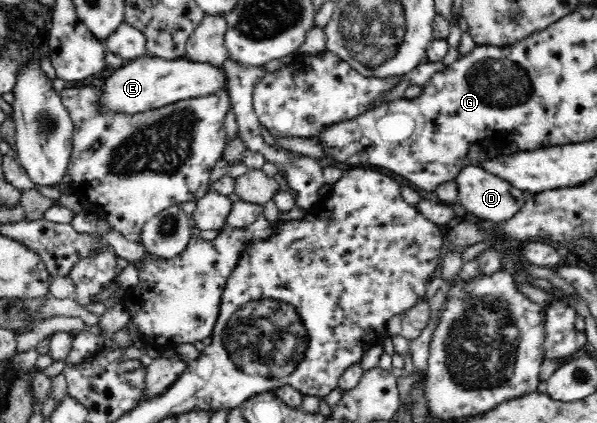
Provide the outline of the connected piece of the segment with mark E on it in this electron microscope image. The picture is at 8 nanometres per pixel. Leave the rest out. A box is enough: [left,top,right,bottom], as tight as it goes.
[95,56,228,116]

